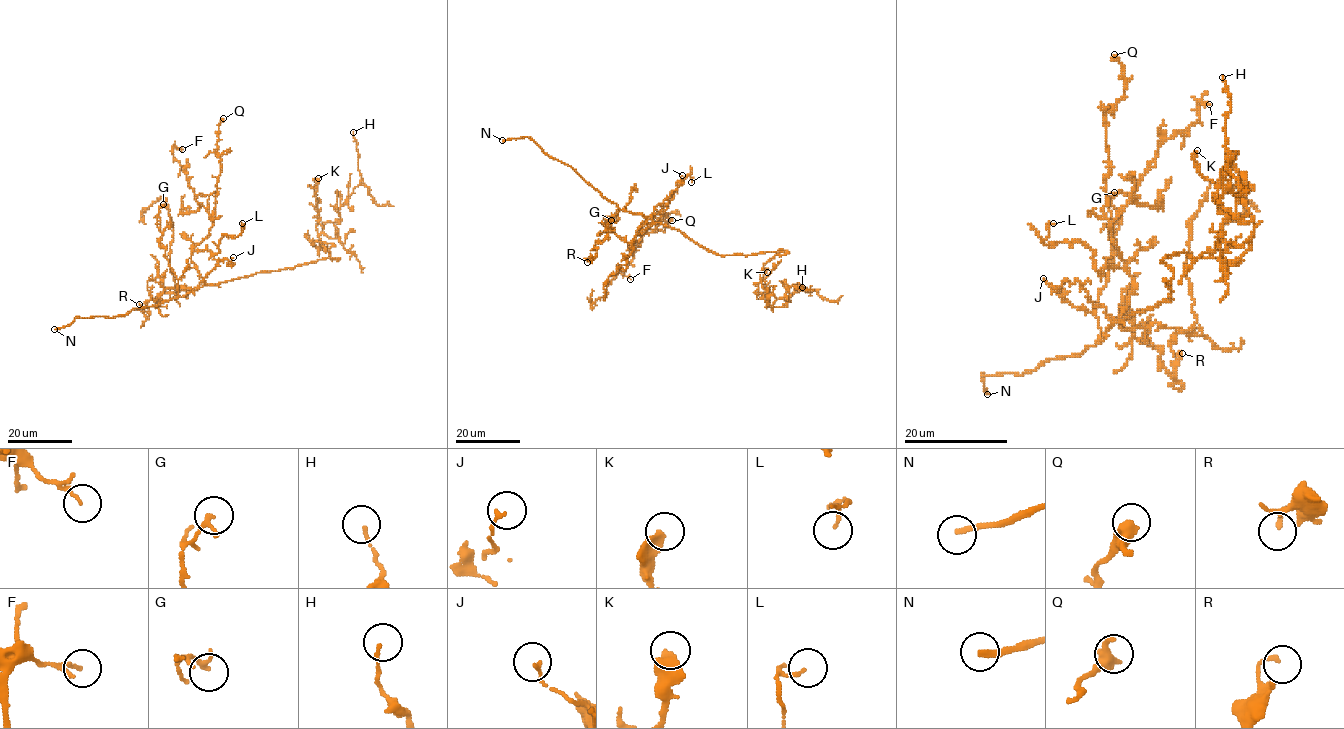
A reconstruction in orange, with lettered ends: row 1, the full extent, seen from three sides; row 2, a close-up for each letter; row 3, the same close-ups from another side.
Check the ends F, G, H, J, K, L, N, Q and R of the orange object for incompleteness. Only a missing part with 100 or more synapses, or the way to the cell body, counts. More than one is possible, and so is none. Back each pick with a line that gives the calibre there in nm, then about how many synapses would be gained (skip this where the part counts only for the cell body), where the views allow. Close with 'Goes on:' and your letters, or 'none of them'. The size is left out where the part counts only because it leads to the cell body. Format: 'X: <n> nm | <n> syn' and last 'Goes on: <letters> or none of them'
N: 240 nm
Goes on: N

